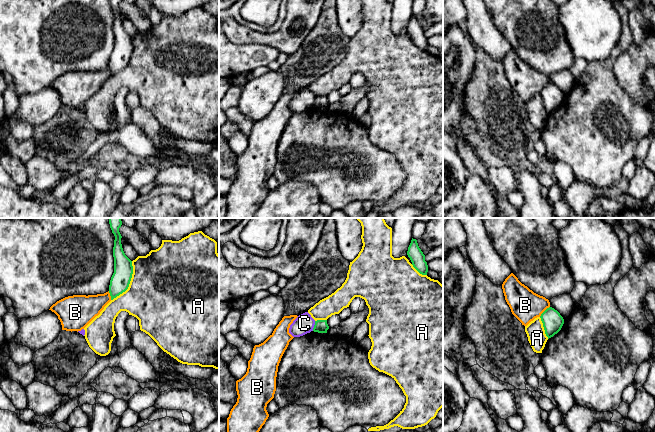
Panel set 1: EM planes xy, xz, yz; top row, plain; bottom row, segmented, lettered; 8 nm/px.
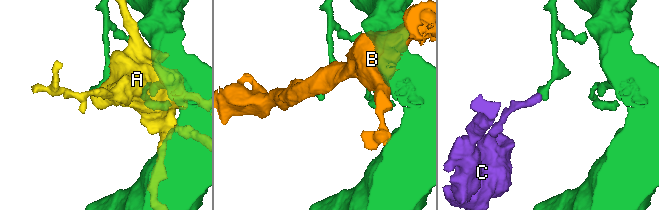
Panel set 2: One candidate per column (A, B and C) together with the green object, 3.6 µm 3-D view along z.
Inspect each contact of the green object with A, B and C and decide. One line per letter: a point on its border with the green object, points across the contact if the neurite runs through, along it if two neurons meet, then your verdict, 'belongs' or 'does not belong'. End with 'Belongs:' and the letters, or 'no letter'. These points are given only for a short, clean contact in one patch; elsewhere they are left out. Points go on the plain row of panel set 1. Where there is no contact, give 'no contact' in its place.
A: meets green in xy at (129, 59); does not belong
B: meets green in yz at (544, 87); does not belong
C: meets green in xz at (314, 102); border along xz (315, 97), (312, 106); does not belong
Belongs: no letter

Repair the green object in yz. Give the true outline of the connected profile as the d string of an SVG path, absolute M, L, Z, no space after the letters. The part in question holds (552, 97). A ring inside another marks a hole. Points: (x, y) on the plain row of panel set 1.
M552 83L547 84L540 92L546 112L549 114L557 110L563 100L564 95L560 89Z

